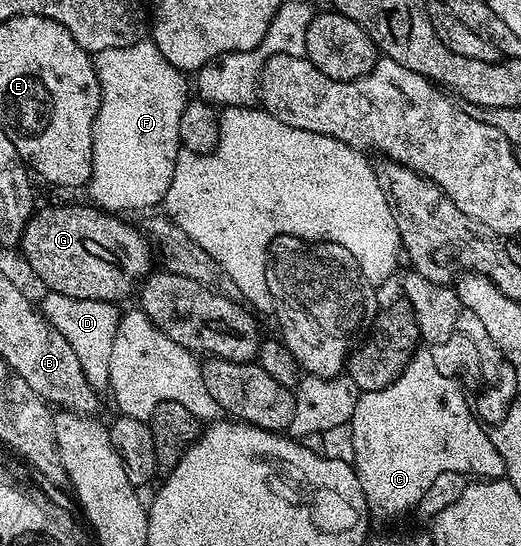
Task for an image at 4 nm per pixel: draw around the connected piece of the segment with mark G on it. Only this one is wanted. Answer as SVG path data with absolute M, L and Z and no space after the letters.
M88 206L34 210L21 234L19 251L25 254L30 269L46 283L49 291L117 305L132 291L134 294L142 280L154 270L155 251L150 240L131 224L124 223L121 220L124 218Z

